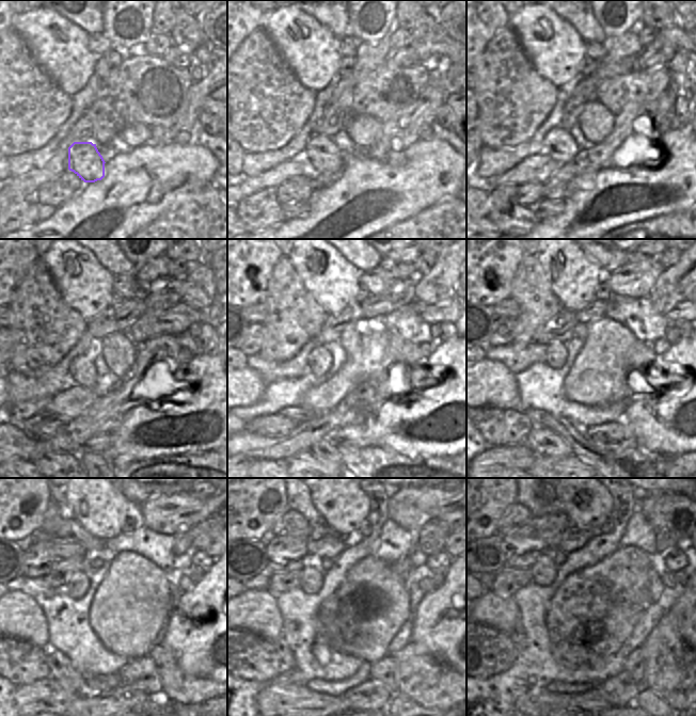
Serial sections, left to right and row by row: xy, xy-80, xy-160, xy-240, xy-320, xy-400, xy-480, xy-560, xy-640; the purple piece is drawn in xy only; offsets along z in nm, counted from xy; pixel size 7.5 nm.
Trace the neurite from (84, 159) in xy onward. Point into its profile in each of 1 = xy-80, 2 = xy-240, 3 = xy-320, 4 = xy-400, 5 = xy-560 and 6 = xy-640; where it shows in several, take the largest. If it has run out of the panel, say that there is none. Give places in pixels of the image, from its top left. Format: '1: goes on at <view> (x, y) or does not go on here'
1: goes on at xy-80 (321, 156)
2: goes on at xy-240 (82, 371)
3: goes on at xy-320 (319, 360)
4: goes on at xy-400 (556, 353)
5: goes on at xy-560 (313, 576)
6: goes on at xy-640 (544, 571)

